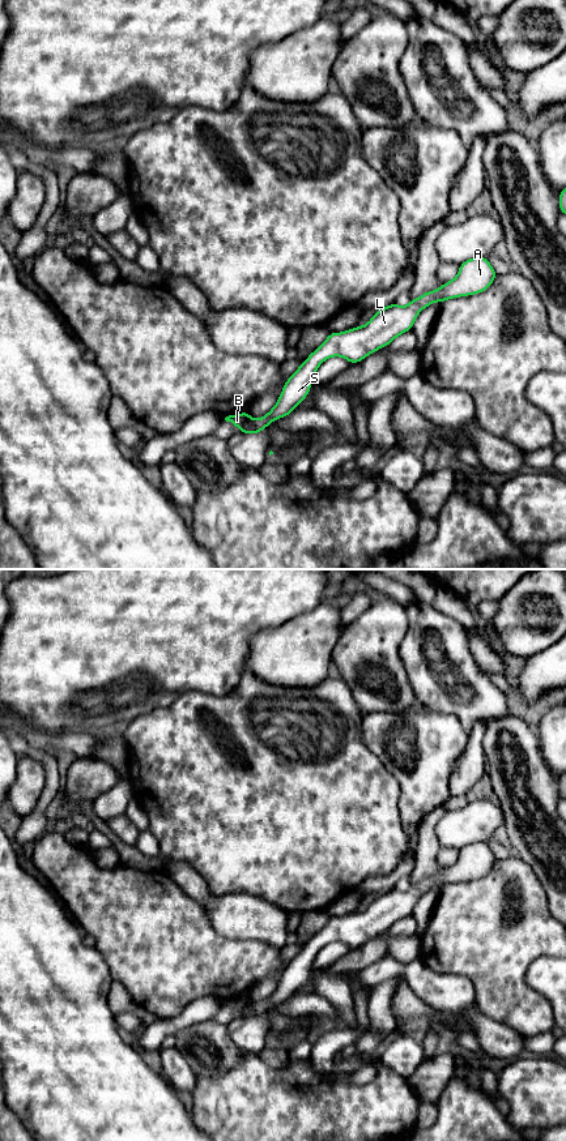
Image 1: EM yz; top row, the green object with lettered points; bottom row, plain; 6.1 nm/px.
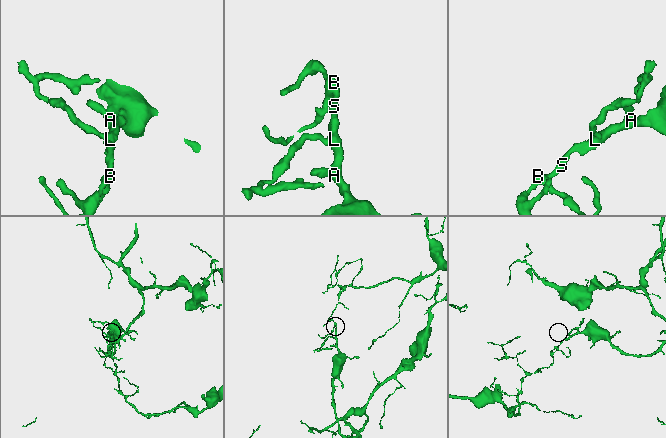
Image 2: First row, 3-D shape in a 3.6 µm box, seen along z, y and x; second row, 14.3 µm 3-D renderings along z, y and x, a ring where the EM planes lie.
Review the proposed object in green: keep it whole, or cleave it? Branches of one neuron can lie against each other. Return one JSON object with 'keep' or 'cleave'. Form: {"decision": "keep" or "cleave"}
{"decision": "cleave"}

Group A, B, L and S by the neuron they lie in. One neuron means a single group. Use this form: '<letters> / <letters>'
A L S / B

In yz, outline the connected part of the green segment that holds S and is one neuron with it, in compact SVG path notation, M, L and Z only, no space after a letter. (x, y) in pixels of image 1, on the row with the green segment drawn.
M473 257L459 266L455 279L446 282L435 291L427 291L410 299L407 307L393 303L375 312L365 326L356 326L342 333L329 333L328 338L288 379L273 409L260 419L248 416L258 428L267 428L276 419L293 413L311 389L318 367L331 356L342 356L356 364L371 352L390 345L397 336L412 329L420 311L434 302L468 296L488 290L497 278L488 257Z

